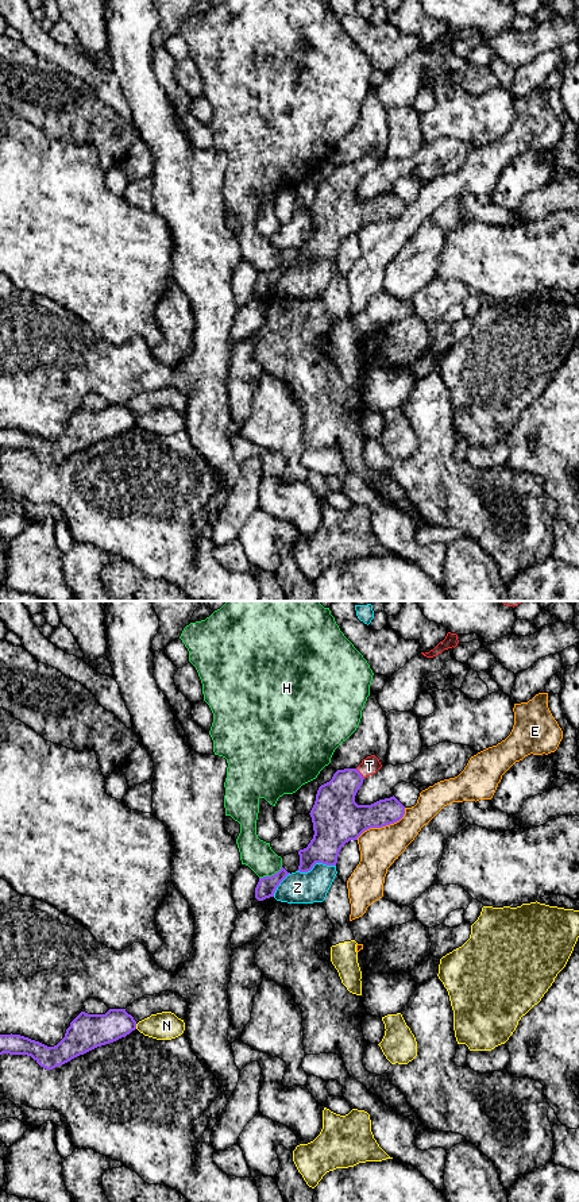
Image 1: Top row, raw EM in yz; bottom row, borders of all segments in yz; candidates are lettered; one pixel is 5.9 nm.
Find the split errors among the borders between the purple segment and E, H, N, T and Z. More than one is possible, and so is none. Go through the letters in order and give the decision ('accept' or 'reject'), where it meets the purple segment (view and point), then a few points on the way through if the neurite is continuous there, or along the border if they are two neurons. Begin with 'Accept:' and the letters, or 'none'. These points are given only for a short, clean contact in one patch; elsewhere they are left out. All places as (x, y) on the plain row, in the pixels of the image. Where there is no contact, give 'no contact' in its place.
Accept: T
E: reject | yz (383, 220) | along yz (405, 203), (398, 215), (370, 222), (356, 234)
H: reject | yz (271, 270)
N: reject | yz (135, 422) | along yz (135, 419), (136, 423)
T: accept | yz (361, 169) | across yz (335, 201), (336, 193), (361, 169), (369, 161)
Z: reject | yz (316, 257) | along yz (335, 259), (316, 258), (307, 266), (297, 266)

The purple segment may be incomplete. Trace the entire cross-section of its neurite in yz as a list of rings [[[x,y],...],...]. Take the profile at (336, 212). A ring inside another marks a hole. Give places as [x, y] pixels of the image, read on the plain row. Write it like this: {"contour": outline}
{"contour": [[[375,150],[367,151],[356,163],[337,165],[332,174],[321,180],[316,189],[314,200],[310,205],[313,217],[313,234],[306,243],[300,244],[300,267],[308,267],[316,258],[336,261],[341,242],[358,232],[370,223],[382,223],[399,216],[405,209],[405,201],[393,190],[379,194],[371,200],[358,200],[355,190],[363,174],[375,169],[382,162]]]}

